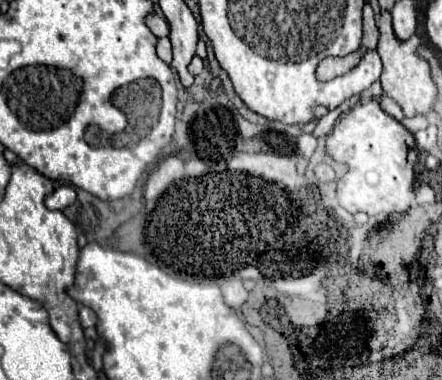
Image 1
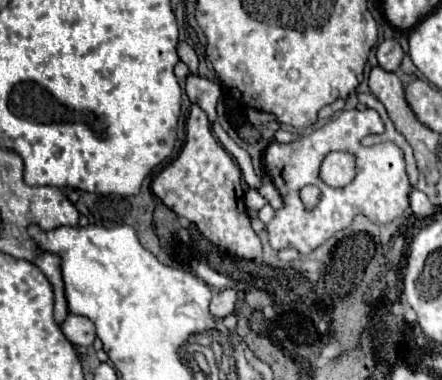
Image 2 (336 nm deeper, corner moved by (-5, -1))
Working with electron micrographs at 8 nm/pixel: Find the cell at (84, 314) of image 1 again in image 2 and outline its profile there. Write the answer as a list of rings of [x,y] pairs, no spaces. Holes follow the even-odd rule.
[[[70,314],[70,316],[64,320],[64,324],[62,324],[62,332],[64,332],[64,336],[66,336],[72,344],[84,346],[84,348],[92,346],[94,338],[96,338],[96,326],[94,326],[94,322],[88,320],[86,316],[74,316],[74,314]]]

